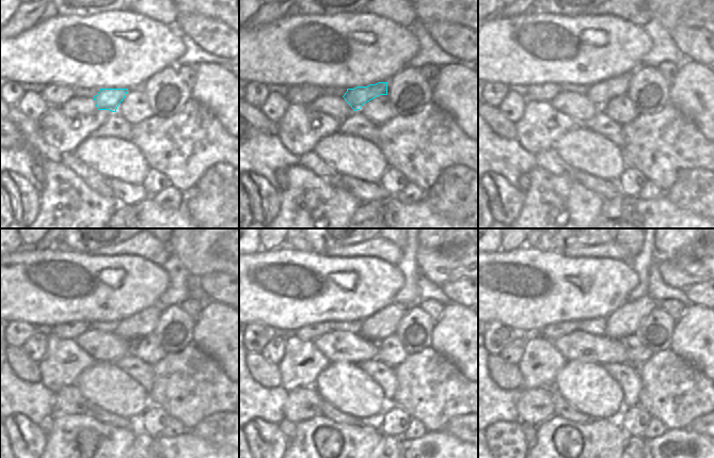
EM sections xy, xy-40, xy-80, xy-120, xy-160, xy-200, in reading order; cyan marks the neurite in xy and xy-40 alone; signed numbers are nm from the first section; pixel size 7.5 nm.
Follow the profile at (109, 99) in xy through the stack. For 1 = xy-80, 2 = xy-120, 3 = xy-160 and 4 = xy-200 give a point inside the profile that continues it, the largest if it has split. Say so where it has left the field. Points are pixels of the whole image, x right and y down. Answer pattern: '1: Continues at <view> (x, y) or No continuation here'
1: Continues at xy-80 (602, 92)
2: Continues at xy-120 (130, 329)
3: Continues at xy-160 (384, 322)
4: Continues at xy-200 (624, 320).

